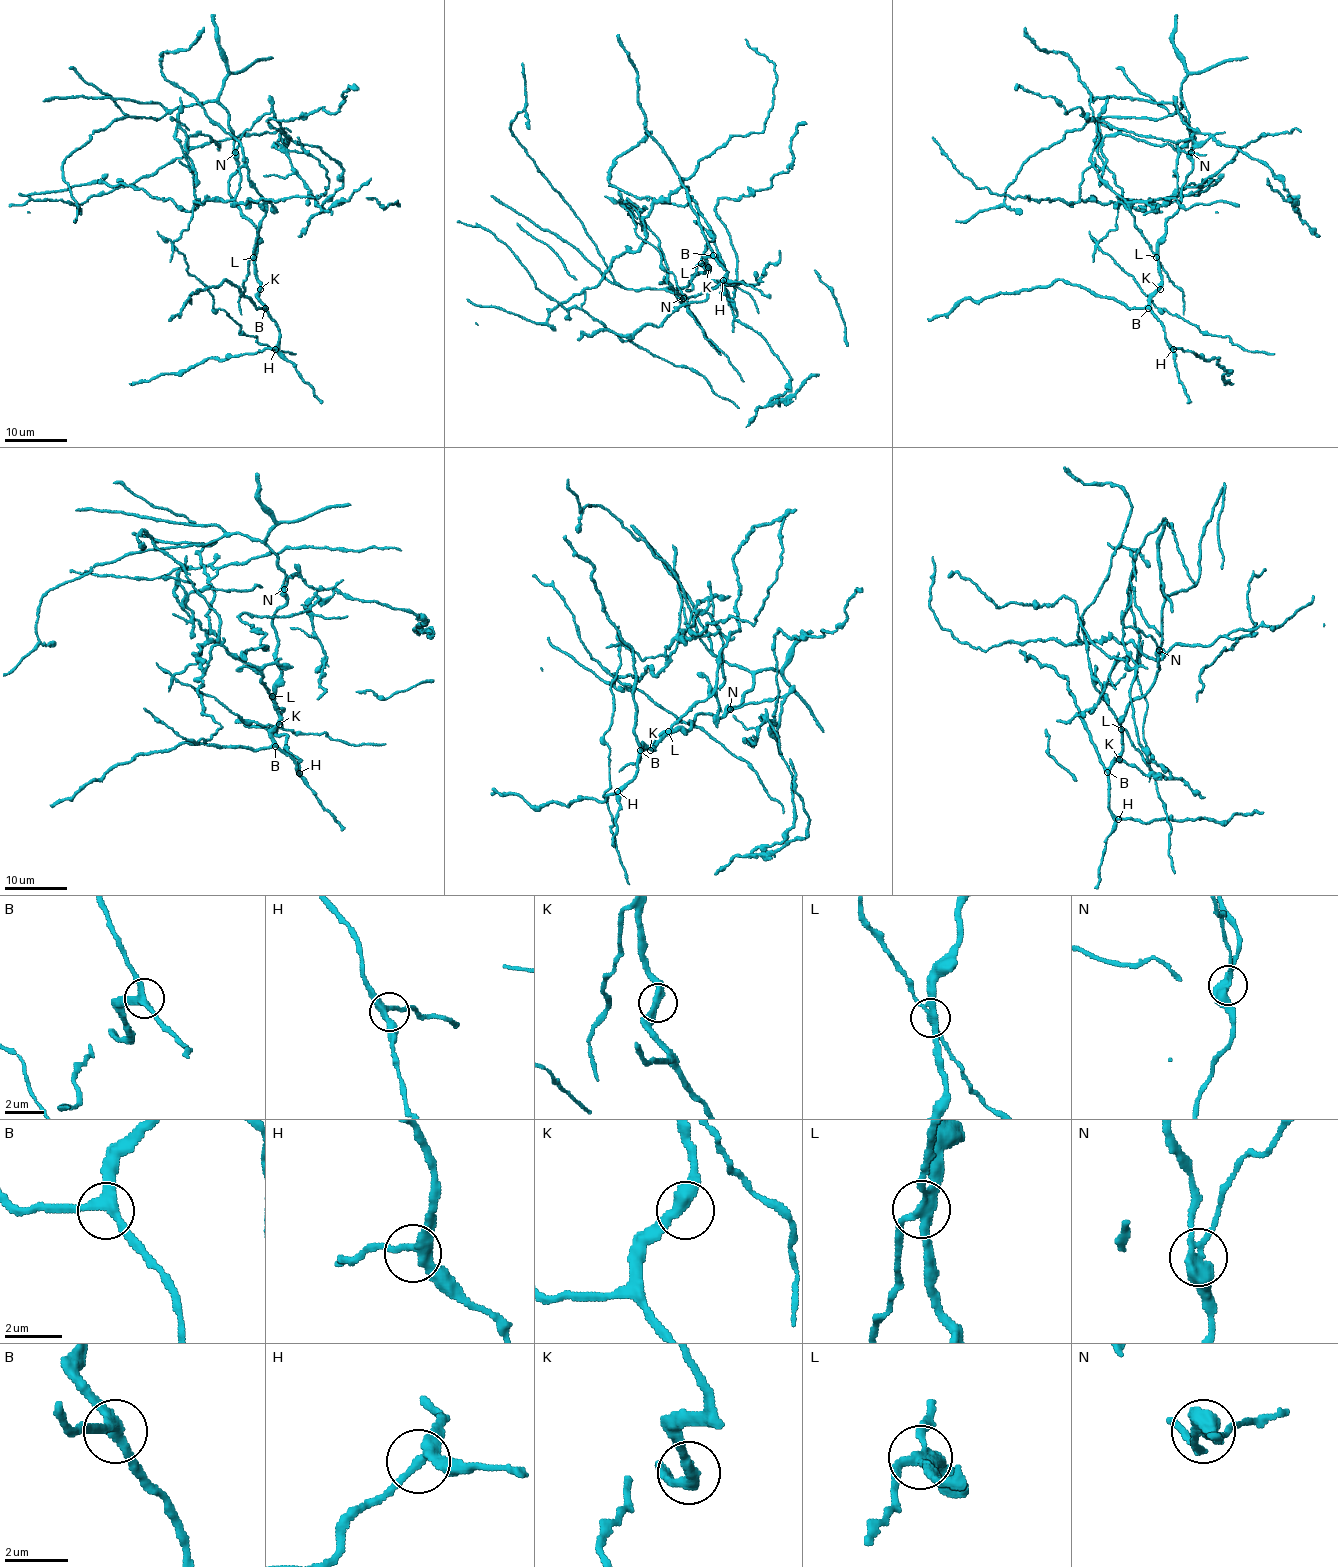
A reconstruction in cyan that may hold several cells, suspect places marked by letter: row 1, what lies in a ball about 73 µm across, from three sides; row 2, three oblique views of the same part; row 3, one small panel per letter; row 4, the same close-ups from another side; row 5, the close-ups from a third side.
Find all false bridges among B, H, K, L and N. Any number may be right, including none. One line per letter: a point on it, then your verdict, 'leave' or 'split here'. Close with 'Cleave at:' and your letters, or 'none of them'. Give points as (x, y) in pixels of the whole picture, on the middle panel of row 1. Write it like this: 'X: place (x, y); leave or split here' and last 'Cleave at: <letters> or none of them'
B: place (713, 255); leave
H: place (723, 280); leave
K: place (708, 267); leave
L: place (701, 263); split here
N: place (683, 298); split here
Cleave at: L, N

